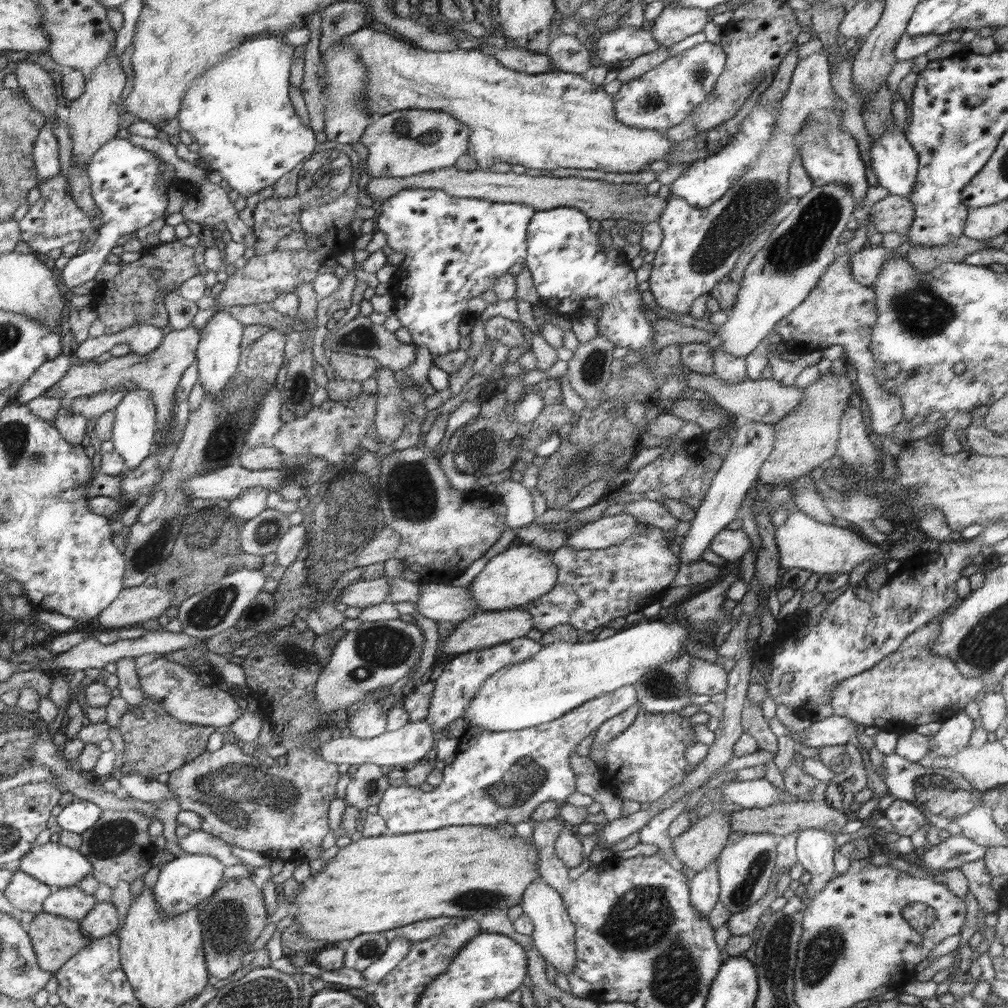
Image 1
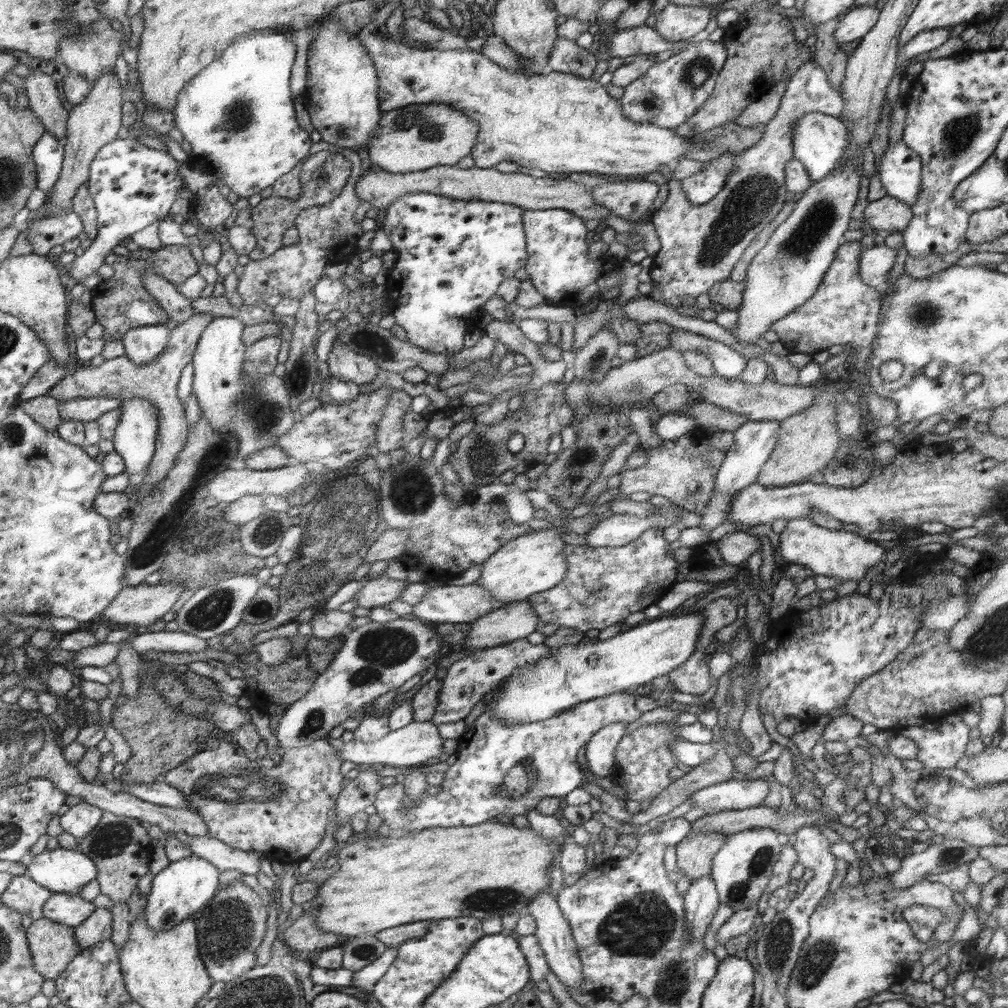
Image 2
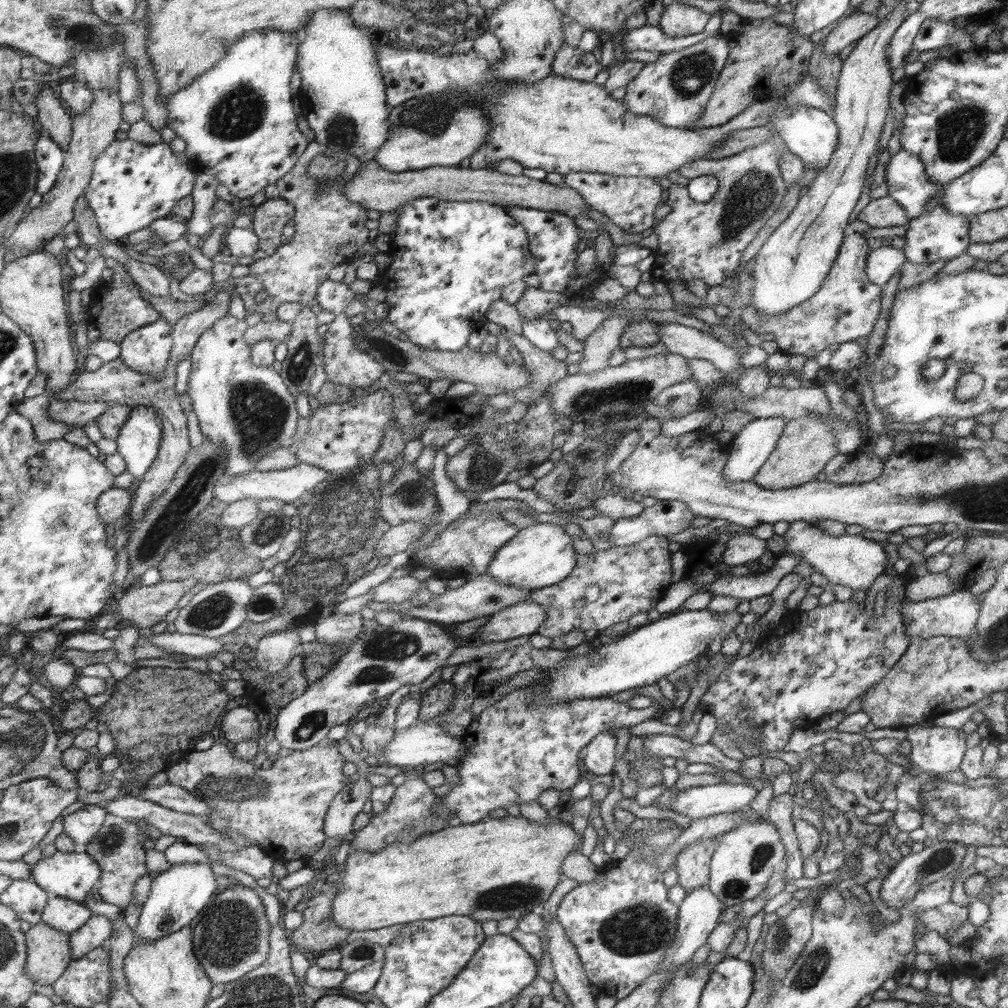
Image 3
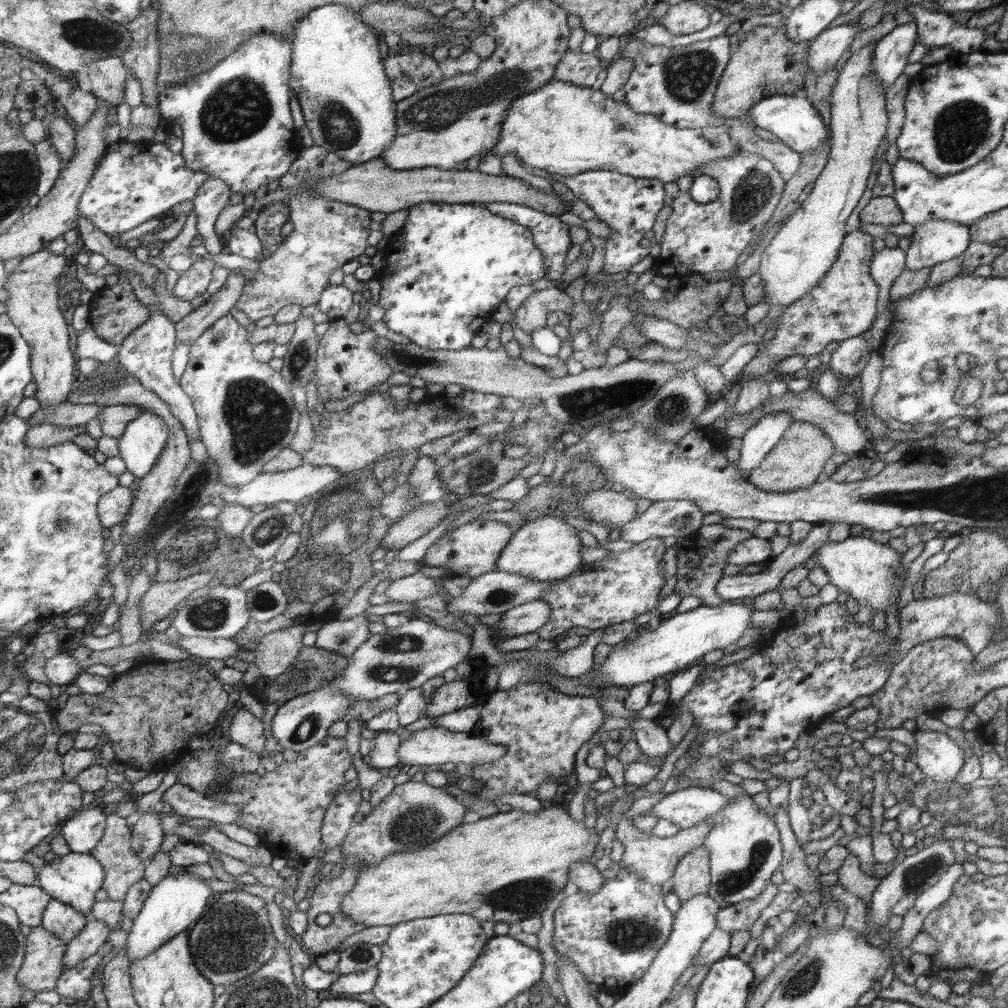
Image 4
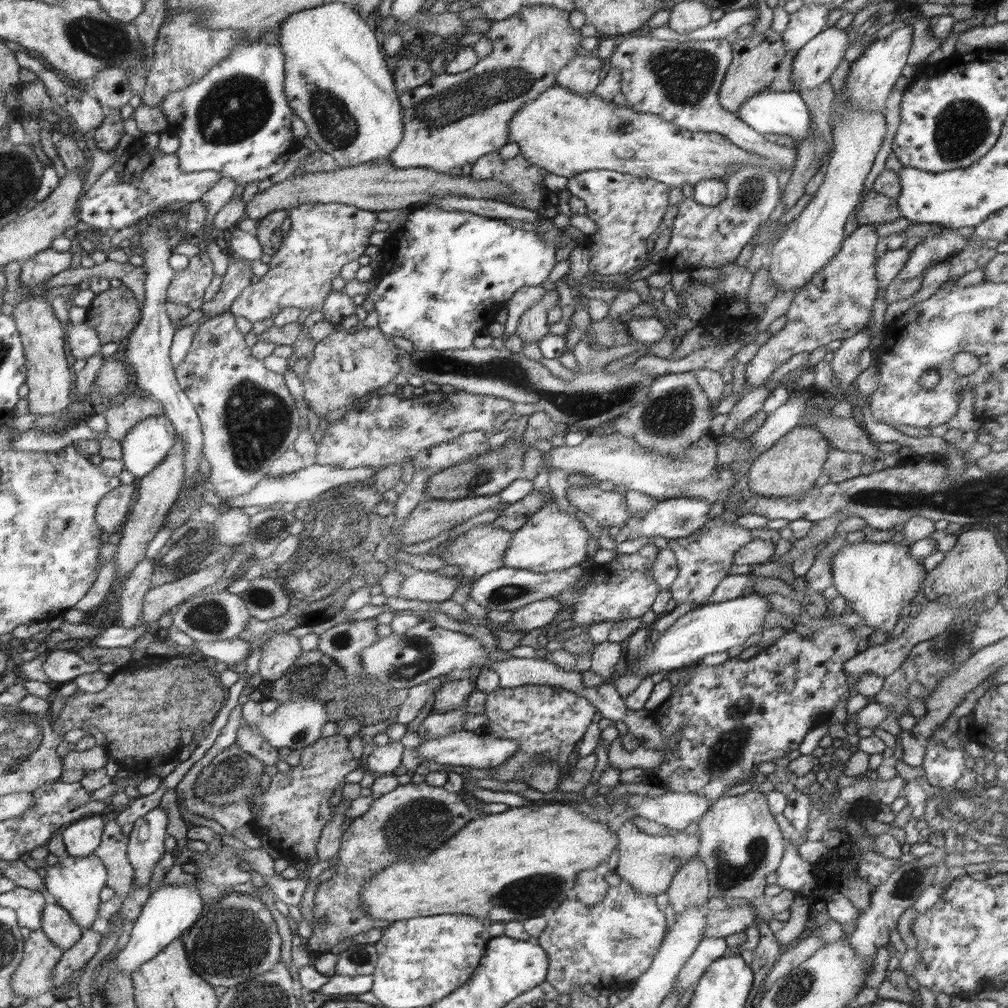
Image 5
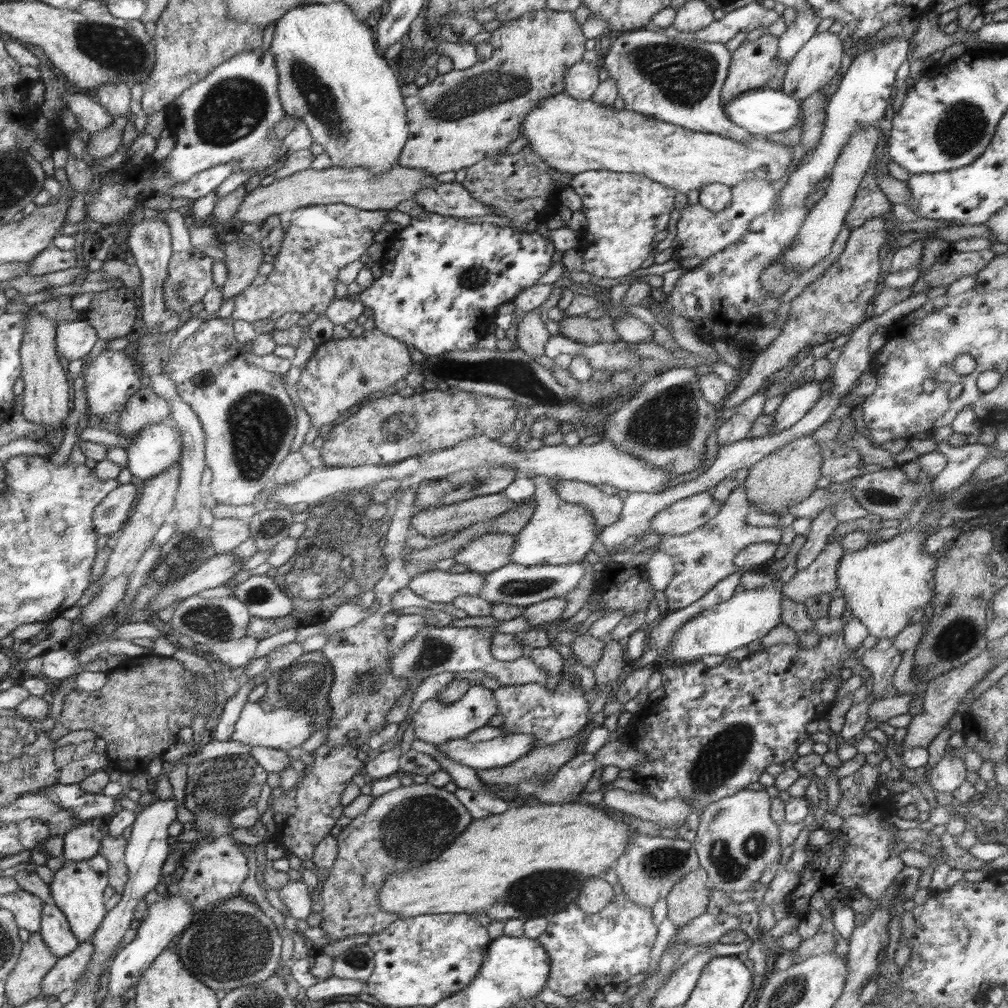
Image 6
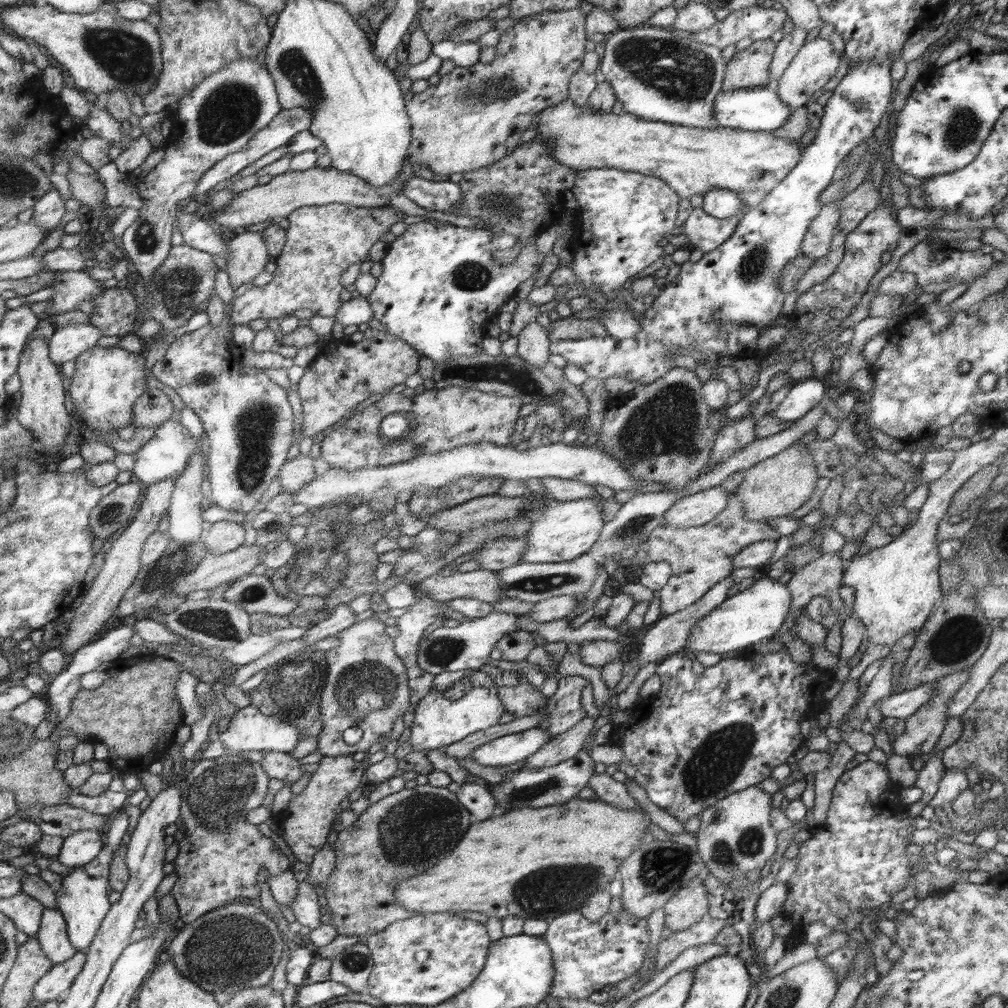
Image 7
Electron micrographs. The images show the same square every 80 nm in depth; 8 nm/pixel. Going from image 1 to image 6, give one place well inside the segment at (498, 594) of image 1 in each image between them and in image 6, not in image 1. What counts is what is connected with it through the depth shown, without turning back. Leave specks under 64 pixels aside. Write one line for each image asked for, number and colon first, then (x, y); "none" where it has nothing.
2: (535, 562)
3: (541, 555)
4: (548, 548)
5: (551, 540)
6: (559, 532)

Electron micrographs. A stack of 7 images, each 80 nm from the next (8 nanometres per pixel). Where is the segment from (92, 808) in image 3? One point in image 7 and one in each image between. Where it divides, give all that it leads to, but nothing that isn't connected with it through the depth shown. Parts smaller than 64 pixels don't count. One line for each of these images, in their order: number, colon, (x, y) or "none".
4: (83, 832)
5: (81, 839)
6: (82, 843)
7: (83, 847)

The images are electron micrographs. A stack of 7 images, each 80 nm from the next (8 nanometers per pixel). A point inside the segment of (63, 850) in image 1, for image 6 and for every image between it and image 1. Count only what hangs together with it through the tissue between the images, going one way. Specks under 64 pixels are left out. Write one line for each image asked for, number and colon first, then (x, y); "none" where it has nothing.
2: (61, 870)
3: (73, 875)
4: (75, 879)
5: (77, 884)
6: (80, 889)

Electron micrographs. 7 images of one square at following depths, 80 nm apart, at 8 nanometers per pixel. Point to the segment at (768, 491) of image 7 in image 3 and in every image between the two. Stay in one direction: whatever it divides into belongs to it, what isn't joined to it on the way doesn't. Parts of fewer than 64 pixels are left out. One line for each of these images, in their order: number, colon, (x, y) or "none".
3: (807, 443)
4: (798, 459)
5: (790, 468)
6: (789, 474)

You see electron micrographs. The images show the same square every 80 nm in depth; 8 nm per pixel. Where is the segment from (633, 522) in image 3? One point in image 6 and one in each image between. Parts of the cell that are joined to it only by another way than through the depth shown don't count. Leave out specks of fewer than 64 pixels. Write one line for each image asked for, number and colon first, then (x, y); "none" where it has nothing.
4: (680, 518)
5: (677, 518)
6: (683, 516)

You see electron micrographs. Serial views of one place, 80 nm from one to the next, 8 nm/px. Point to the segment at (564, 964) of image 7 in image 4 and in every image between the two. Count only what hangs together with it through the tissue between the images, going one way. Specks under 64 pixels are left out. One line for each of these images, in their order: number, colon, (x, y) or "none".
4: (612, 935)
5: (608, 945)
6: (587, 952)

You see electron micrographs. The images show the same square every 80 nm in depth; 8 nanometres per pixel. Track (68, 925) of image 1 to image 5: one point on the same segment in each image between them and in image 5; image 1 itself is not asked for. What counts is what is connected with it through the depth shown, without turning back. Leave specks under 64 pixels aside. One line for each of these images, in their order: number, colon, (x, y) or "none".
2: (54, 946)
3: (49, 951)
4: (45, 951)
5: (33, 977)

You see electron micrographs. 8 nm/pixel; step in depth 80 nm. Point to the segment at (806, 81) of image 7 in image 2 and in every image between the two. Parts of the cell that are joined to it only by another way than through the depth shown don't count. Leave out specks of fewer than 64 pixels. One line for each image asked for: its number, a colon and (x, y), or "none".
2: (854, 24)
3: (853, 26)
4: (826, 49)
5: (816, 61)
6: (818, 61)

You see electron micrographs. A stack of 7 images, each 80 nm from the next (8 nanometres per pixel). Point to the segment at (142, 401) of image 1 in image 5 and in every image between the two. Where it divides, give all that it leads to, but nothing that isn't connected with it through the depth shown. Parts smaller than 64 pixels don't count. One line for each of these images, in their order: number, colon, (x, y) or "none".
2: (135, 438)
3: (138, 442)
4: (145, 438)
5: (148, 444)

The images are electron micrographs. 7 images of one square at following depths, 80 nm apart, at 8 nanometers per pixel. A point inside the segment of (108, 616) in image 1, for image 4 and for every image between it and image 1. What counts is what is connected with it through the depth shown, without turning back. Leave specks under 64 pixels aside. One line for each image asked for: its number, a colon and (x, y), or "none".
2: (142, 605)
3: (144, 606)
4: (155, 605)

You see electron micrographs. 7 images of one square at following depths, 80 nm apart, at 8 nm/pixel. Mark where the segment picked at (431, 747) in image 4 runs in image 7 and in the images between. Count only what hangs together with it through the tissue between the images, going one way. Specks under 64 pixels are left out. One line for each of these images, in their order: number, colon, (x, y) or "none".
5: (464, 748)
6: (501, 751)
7: (509, 749)

